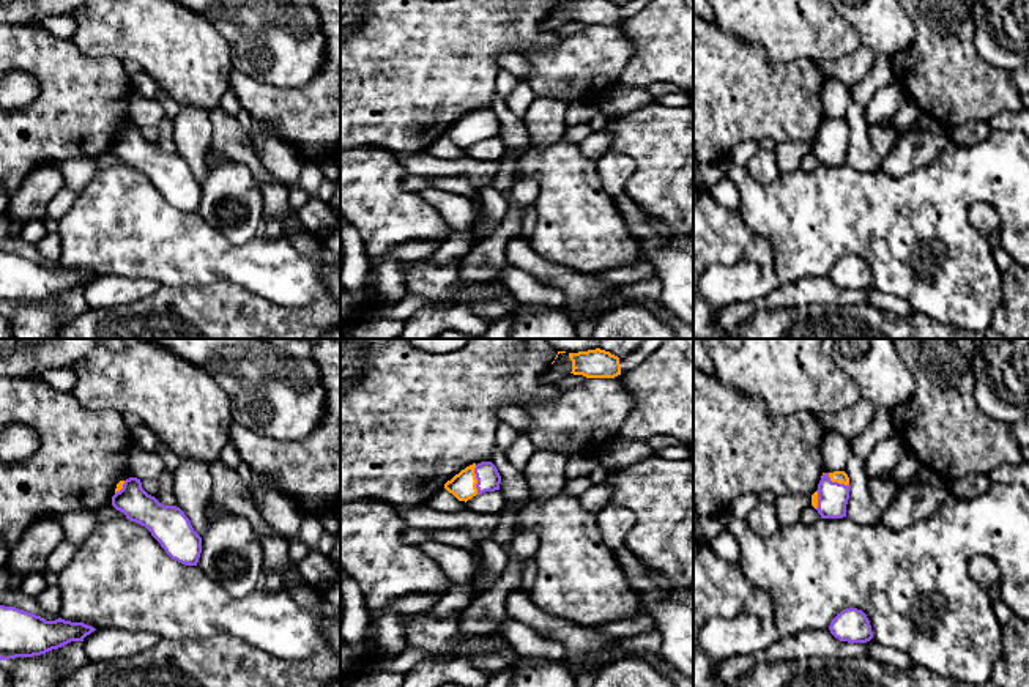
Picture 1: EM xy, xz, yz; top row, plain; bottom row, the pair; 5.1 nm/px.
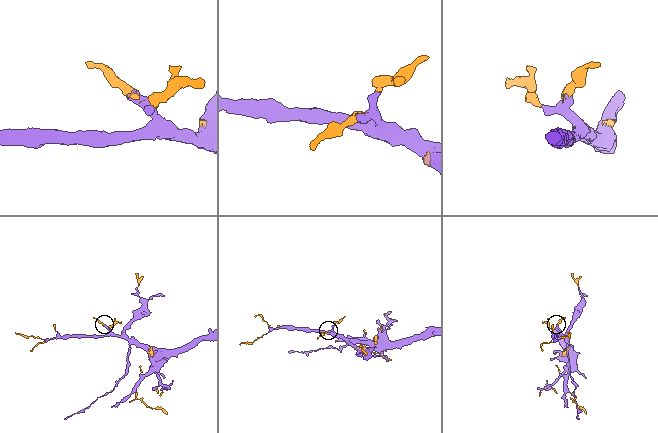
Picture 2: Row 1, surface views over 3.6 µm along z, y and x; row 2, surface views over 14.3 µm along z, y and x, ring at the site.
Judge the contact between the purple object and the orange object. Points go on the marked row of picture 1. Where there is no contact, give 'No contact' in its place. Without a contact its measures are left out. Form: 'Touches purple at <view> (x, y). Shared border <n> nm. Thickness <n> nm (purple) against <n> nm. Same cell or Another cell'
Touches purple at xz (476, 478). Shared border 150 nm. Thickness 120 nm (purple) against 140 nm. Same cell

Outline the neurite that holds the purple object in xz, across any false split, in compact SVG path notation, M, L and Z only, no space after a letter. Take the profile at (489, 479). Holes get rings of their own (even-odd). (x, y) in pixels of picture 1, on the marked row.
M492 462L473 463L444 484L444 488L459 501L468 501L476 495L500 490L501 476Z

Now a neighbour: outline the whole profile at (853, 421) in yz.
M860 397L848 410L818 414L818 421L827 429L827 432L837 432L848 438L854 438L873 421L875 411L875 405Z

